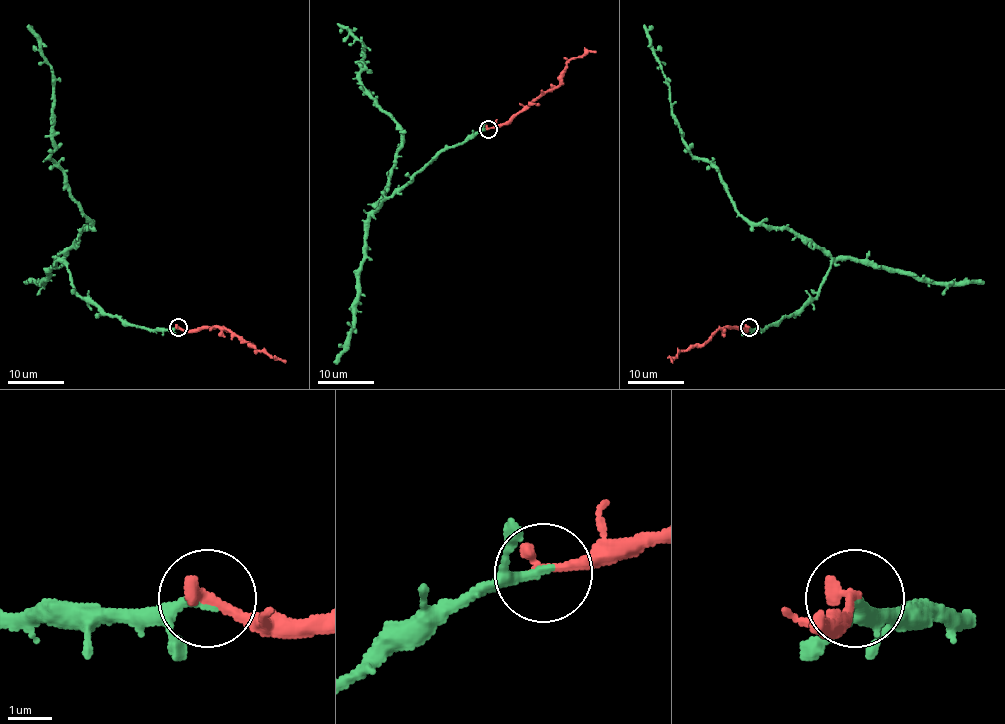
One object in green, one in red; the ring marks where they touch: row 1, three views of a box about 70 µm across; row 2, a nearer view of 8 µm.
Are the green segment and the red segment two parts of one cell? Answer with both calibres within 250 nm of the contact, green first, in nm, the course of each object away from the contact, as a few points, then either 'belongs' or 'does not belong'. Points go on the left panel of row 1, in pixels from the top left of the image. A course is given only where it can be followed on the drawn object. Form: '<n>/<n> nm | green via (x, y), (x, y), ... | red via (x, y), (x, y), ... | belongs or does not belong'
170/360 nm | green via (179, 328), (126, 325), (75, 291), (64, 258), (91, 222), (50, 155), (53, 75), (29, 24) | red via (179, 328), (197, 330), (225, 328), (249, 345), (286, 362) | belongs

